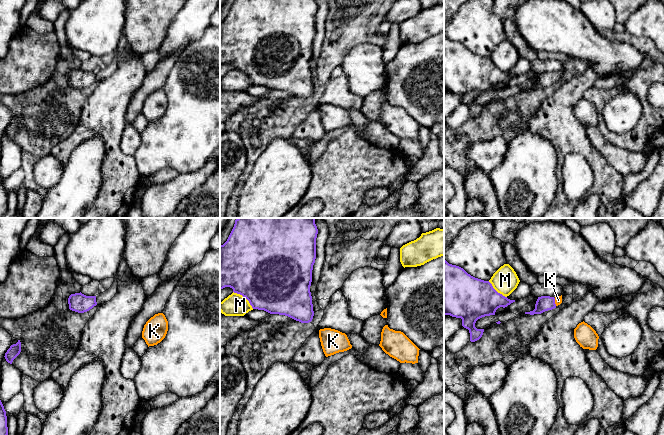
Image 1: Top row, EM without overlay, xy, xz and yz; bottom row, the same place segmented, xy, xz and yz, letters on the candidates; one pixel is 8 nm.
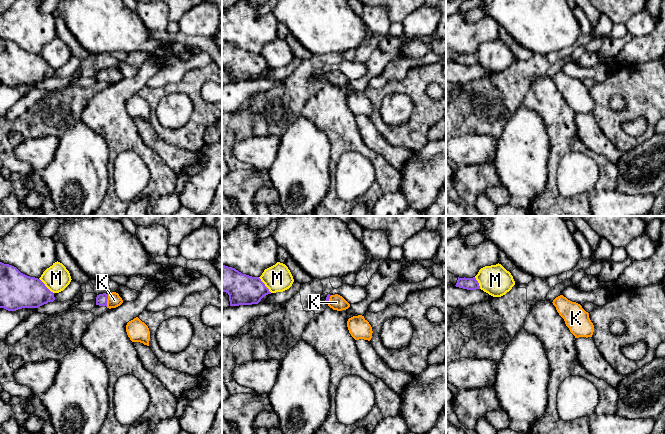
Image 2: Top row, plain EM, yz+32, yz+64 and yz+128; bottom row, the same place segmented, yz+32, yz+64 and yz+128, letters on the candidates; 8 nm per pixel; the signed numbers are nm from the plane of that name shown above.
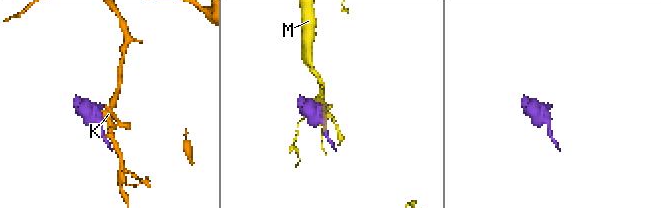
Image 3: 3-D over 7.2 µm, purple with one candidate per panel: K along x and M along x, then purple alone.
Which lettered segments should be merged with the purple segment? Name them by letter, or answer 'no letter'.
K

